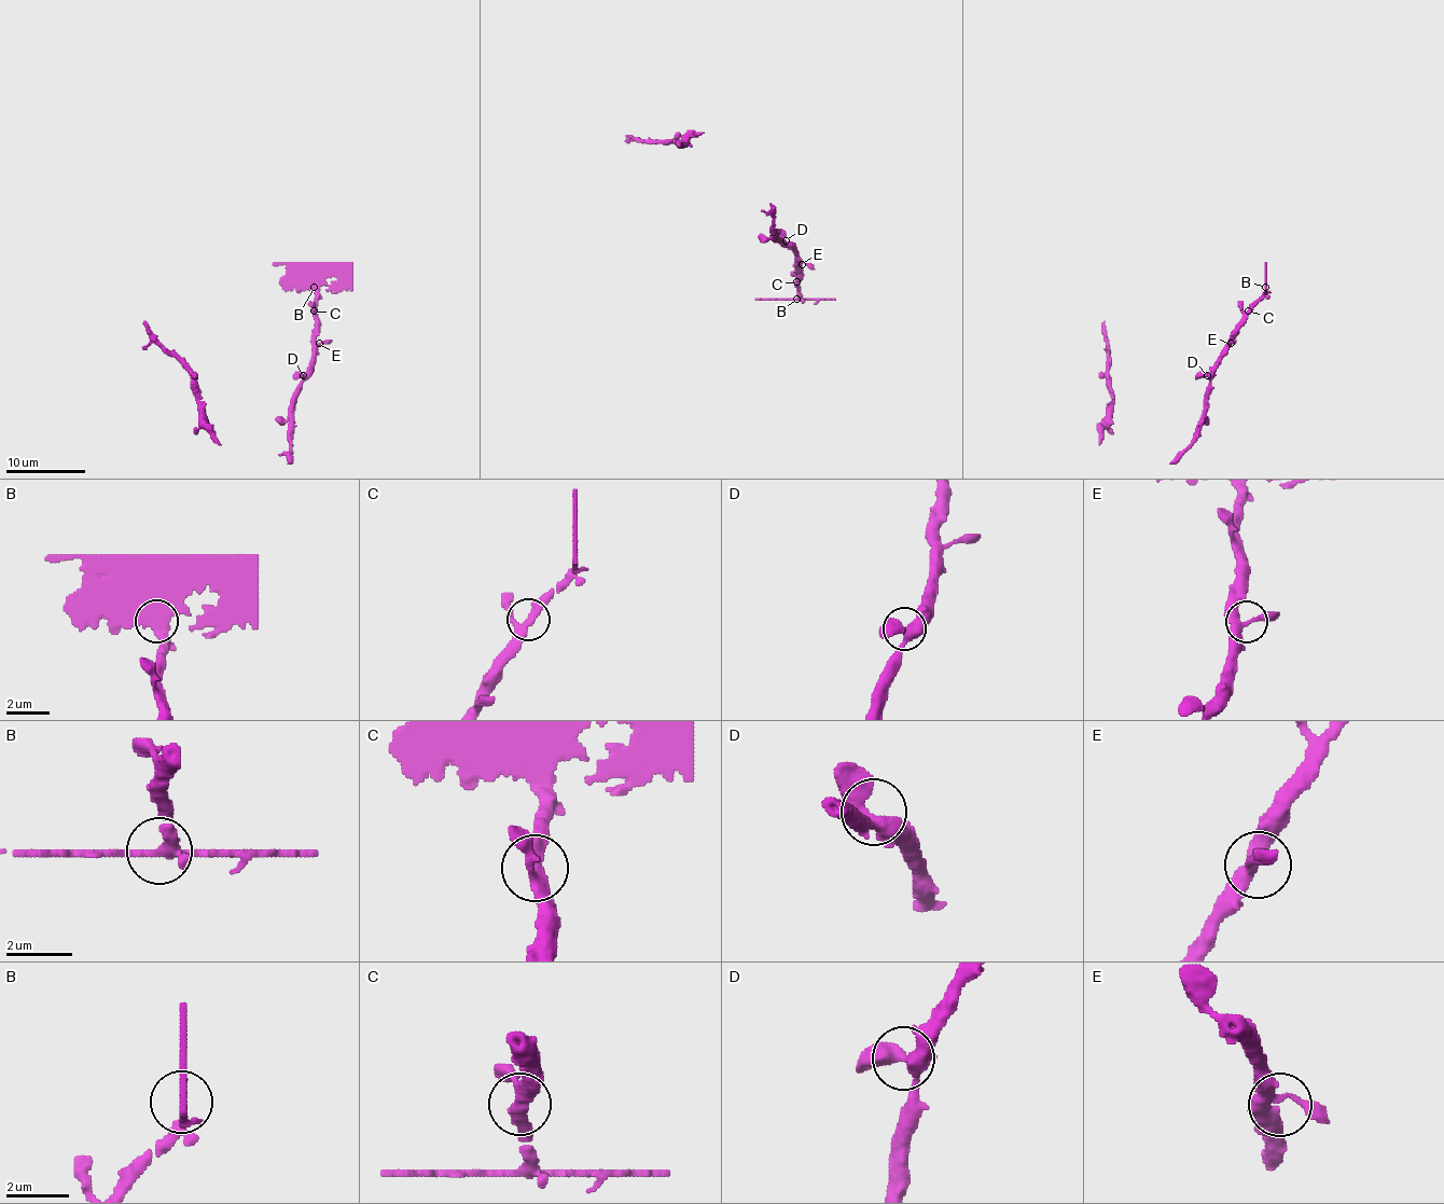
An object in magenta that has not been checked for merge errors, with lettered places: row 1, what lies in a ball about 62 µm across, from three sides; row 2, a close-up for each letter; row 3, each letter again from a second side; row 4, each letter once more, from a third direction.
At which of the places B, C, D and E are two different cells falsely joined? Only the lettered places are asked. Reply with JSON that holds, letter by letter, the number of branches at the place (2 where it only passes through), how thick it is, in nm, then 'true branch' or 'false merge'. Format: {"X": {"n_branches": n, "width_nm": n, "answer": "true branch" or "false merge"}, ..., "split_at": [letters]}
{"B": {"n_branches": 3, "width_nm": 360, "answer": "false merge"}, "C": {"n_branches": 3, "width_nm": 360, "answer": "true branch"}, "D": {"n_branches": 3, "width_nm": 400, "answer": "true branch"}, "E": {"n_branches": 3, "width_nm": 340, "answer": "true branch"}, "split_at": ["B"]}

